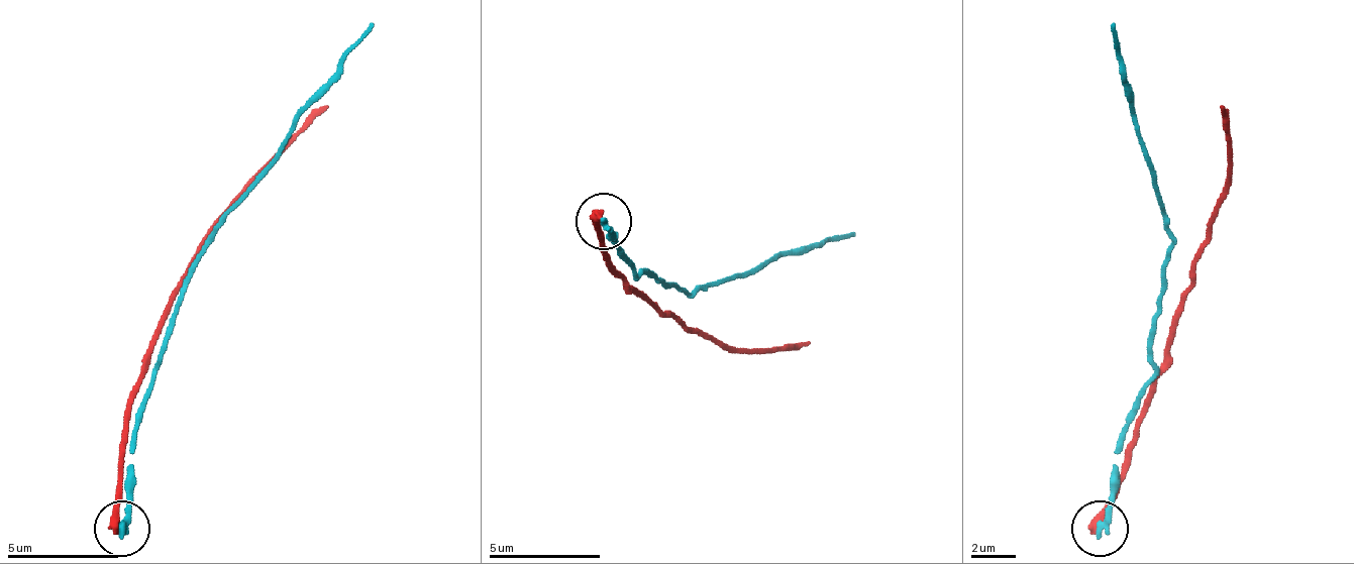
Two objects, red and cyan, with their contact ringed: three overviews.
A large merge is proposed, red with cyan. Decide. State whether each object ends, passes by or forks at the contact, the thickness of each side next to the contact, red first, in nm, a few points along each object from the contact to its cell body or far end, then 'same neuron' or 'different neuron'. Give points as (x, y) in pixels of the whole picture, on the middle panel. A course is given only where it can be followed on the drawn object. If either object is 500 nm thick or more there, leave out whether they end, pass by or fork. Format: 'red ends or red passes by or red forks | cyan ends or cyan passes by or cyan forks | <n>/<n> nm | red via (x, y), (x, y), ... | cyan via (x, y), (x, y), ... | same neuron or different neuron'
red ends | cyan ends | 440/340 nm | red via (602, 220), (608, 258), (652, 304), (730, 348), (809, 342) | cyan via (602, 220), (613, 231), (635, 275), (652, 275), (686, 293), (758, 269), (780, 253), (853, 236) | different neuron

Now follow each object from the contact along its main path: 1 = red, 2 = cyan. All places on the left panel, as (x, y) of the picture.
1: (120, 530), (126, 418), (171, 290), (248, 184), (327, 105)
2: (120, 530), (131, 501), (131, 440), (171, 312), (204, 239), (277, 155), (299, 105), (372, 21)

